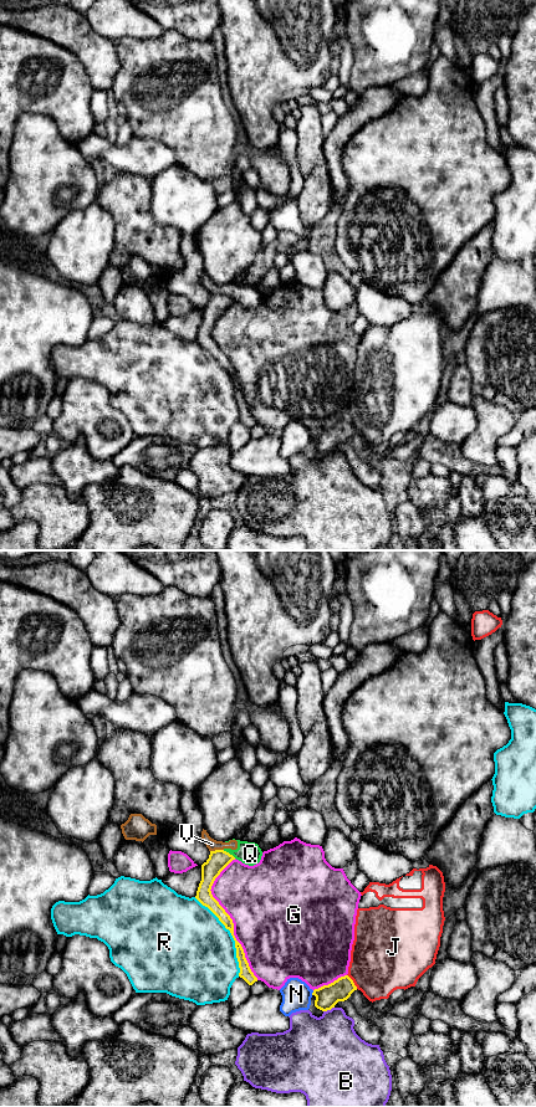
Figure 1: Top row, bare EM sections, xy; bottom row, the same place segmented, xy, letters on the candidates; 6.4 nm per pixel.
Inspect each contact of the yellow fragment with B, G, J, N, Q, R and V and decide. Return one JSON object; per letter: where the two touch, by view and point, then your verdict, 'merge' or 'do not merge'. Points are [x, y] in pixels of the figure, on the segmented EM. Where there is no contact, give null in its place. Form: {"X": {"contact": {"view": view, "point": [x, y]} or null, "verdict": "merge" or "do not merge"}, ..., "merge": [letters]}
{"B": {"contact": {"view": "xy", "point": [328, 1009]}, "verdict": "do not merge"}, "G": {"contact": {"view": "xy", "point": [231, 920]}, "verdict": "do not merge"}, "J": {"contact": {"view": "xy", "point": [352, 982]}, "verdict": "do not merge"}, "N": {"contact": {"view": "xy", "point": [312, 993]}, "verdict": "do not merge"}, "Q": {"contact": {"view": "xy", "point": [228, 852]}, "verdict": "do not merge"}, "R": {"contact": {"view": "xy", "point": [231, 934]}, "verdict": "do not merge"}, "V": {"contact": {"view": "xy", "point": [217, 850]}, "verdict": "do not merge"}, "merge": []}

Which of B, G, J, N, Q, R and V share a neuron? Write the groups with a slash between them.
B / G / J / N / Q V / R

